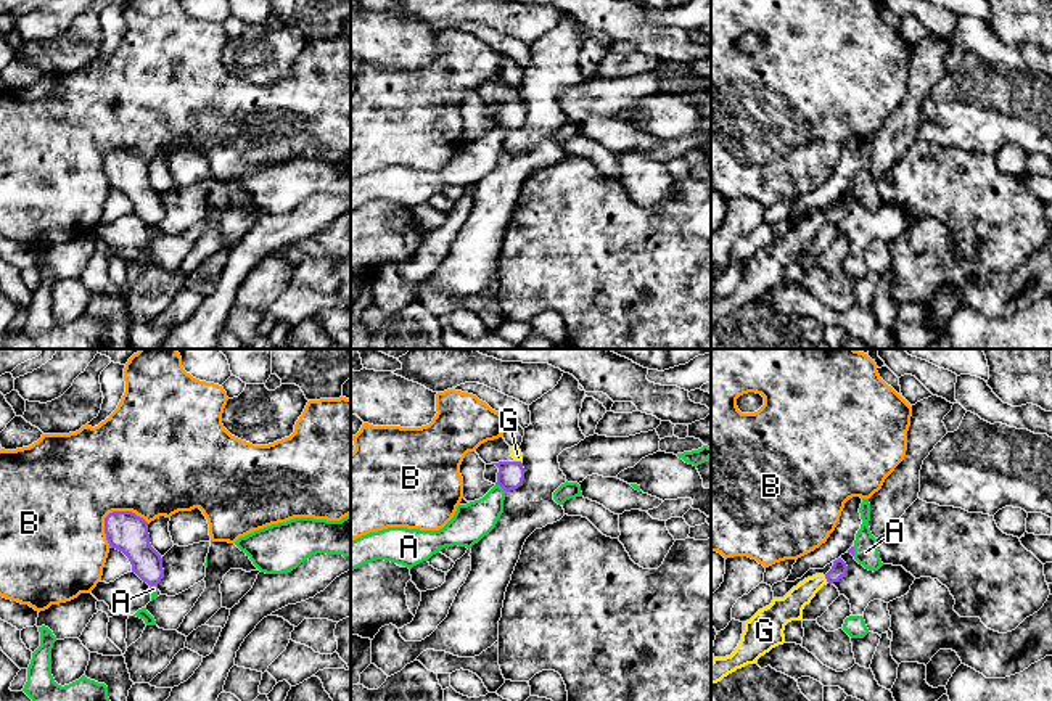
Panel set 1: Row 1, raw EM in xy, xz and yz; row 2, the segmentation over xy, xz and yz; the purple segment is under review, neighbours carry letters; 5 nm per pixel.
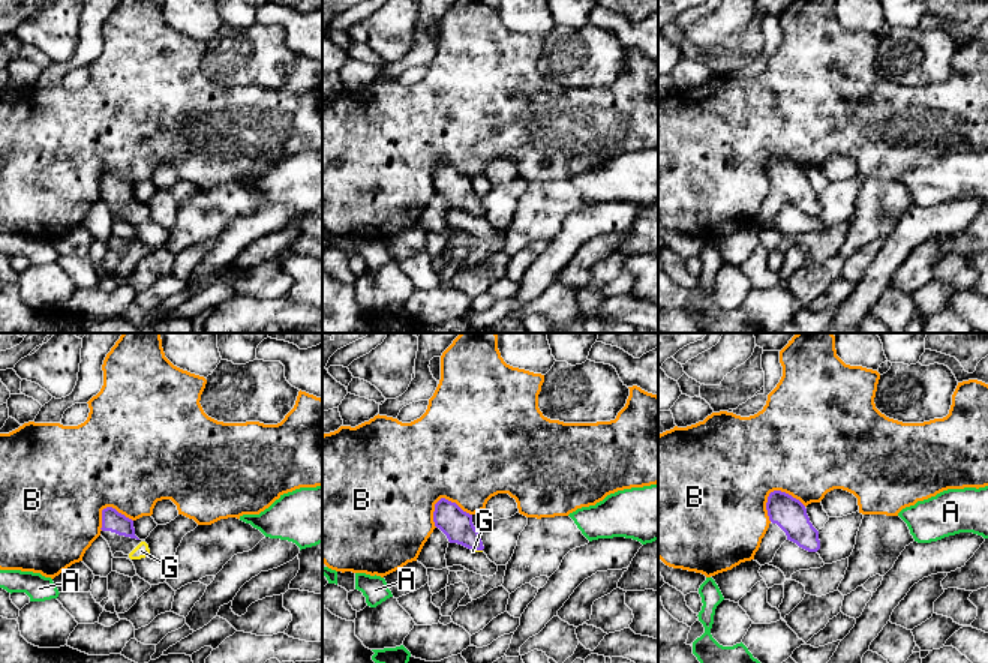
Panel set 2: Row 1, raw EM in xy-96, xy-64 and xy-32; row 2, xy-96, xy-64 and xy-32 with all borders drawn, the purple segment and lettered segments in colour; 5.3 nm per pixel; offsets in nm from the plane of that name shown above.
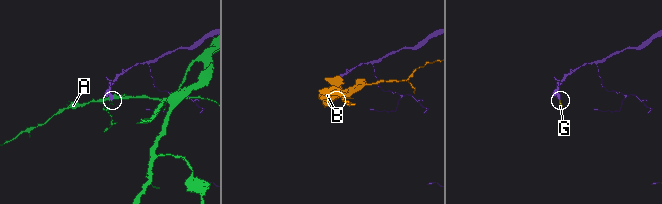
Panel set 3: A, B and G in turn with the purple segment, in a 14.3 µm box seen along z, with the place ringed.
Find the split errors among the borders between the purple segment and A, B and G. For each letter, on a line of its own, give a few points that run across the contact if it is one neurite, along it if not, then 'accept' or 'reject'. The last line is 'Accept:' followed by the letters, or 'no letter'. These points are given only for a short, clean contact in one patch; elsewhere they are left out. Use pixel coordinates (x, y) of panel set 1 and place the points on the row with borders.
A: reject
B: reject
G: line yz (838, 569), (825, 578), (813, 584), (788, 608); accept
Accept: G

